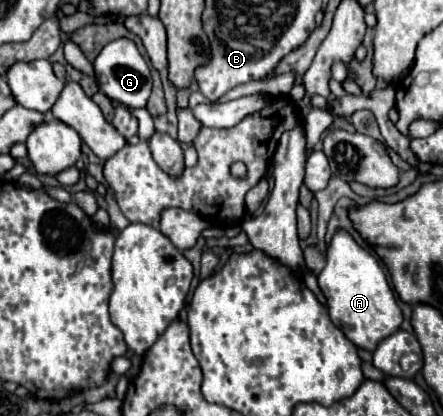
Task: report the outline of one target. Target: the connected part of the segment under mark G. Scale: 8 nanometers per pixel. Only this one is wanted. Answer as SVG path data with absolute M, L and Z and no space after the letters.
M118 38L118 40L112 40L110 44L106 44L94 60L94 72L96 72L96 82L98 82L100 90L110 100L124 104L124 106L132 106L132 108L146 106L150 88L152 88L152 78L150 78L148 64L144 62L142 54L138 52L138 48L132 40Z

